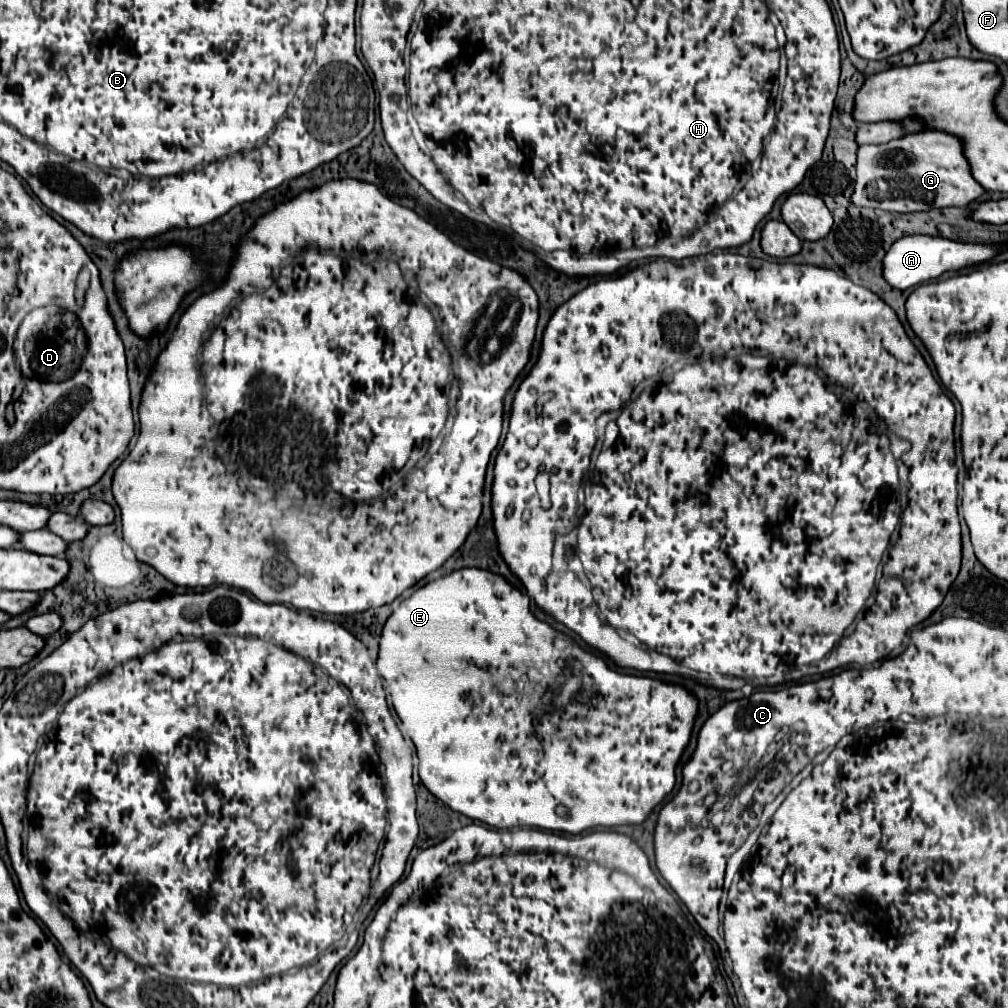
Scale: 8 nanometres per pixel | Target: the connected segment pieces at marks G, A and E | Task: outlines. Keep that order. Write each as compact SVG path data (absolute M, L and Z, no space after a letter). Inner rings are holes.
M926 131L916 133L914 137L902 137L898 141L890 141L884 145L862 145L858 149L858 165L856 165L856 181L852 203L856 207L872 207L890 213L914 213L914 211L930 211L932 207L966 207L978 201L988 193L970 171L970 163L964 155L964 143L960 137L950 135L946 131Z
M908 235L898 239L884 257L884 279L896 289L910 289L914 285L928 283L950 269L962 269L974 263L982 263L992 259L1002 247L998 245L970 245L956 243L942 237L926 237L926 235Z
M468 567L468 569L460 569L460 571L452 571L452 573L450 573L450 575L446 575L446 577L440 577L440 579L436 579L436 581L430 581L430 583L428 583L428 585L424 585L424 587L420 587L420 589L418 589L418 591L414 591L414 593L412 593L412 595L410 595L410 597L408 597L408 599L404 599L404 601L402 601L402 603L400 603L400 607L398 607L398 609L396 609L396 611L394 611L394 613L392 613L392 615L390 615L390 617L388 617L388 621L386 621L386 625L384 625L384 631L382 631L382 637L380 637L380 653L378 653L378 661L376 661L376 665L378 665L378 671L380 671L380 675L382 675L382 677L384 677L384 679L386 679L386 683L388 683L388 689L390 689L390 697L392 697L392 705L394 705L394 709L396 709L396 713L398 713L398 718L399 718L399 722L400 722L400 724L399 724L399 727L400 727L400 729L401 729L401 730L404 730L404 731L406 731L406 735L408 735L408 737L410 737L410 739L412 739L412 743L414 743L414 745L416 745L416 751L418 751L418 759L420 759L420 765L418 765L418 773L420 773L420 779L422 779L422 783L424 783L424 785L426 785L426 789L428 789L428 791L430 791L430 793L432 793L432 795L436 795L436 797L438 797L438 799L440 799L440 801L444 801L444 803L446 803L446 805L448 805L448 807L450 807L450 809L454 809L454 811L458 811L458 813L462 813L462 815L466 815L466 817L470 817L470 819L478 819L478 821L482 821L482 823L486 823L486 825L492 825L492 827L496 827L496 829L512 829L512 827L518 827L518 825L520 825L520 827L522 827L522 825L528 825L528 827L538 827L538 829L548 829L548 831L562 831L562 833L572 833L572 835L576 835L576 833L582 833L582 831L586 831L586 829L592 829L592 827L616 827L616 825L626 825L626 823L628 823L628 825L638 825L638 823L642 823L642 821L644 821L644 819L646 819L646 817L648 817L648 813L650 813L650 811L652 811L652 809L654 809L654 807L656 807L656 805L658 805L658 803L662 803L662 799L664 799L664 797L666 797L666 795L670 795L670 791L672 791L672 789L674 789L674 785L676 785L676 775L674 775L674 769L676 769L676 763L678 763L678 759L680 759L680 755L682 755L682 751L684 751L684 749L686 749L686 745L688 745L688 741L690 741L690 733L692 733L692 725L694 725L694 717L696 717L696 711L698 711L698 701L696 701L696 699L694 699L694 697L692 697L692 695L690 695L690 693L686 693L686 689L682 689L682 687L680 687L680 685L672 685L672 683L662 683L662 681L658 681L658 679L650 679L650 677L636 677L636 675L626 675L626 673L618 673L618 671L612 671L612 669L608 669L608 665L606 665L606 661L604 661L604 659L602 659L602 657L598 657L598 655L592 655L592 653L588 653L588 651L587 651L587 650L584 650L584 649L578 649L578 648L576 648L576 647L578 647L578 645L577 645L577 644L576 644L576 643L575 643L575 642L574 642L574 641L572 641L572 640L571 640L571 639L570 639L570 638L568 638L568 637L567 637L567 636L565 636L565 635L564 635L564 634L563 634L563 633L561 633L561 632L558 632L558 631L556 631L556 630L554 630L554 629L553 629L553 628L552 628L552 627L551 627L551 626L550 626L550 625L549 625L549 624L547 624L547 623L542 623L542 621L538 621L538 619L536 619L536 617L534 617L534 615L532 615L532 611L530 611L530 599L528 599L528 595L524 595L524 593L520 593L520 591L518 591L518 589L514 589L514 587L512 587L512 585L510 585L510 583L506 583L506 581L504 581L504 579L500 579L500 577L498 577L498 575L494 575L494 573L490 573L490 571L482 571L482 569L470 569L470 567ZM568 655L572 655L572 657L576 657L576 659L578 659L578 661L580 661L580 665L582 665L582 671L584 671L584 677L583 677L583 683L584 683L584 684L586 684L586 685L596 685L596 689L594 689L594 693L592 693L592 699L590 699L590 703L588 703L588 705L584 705L584 703L582 703L582 701L581 701L581 700L580 700L580 697L579 697L579 696L577 696L577 697L576 697L576 698L575 698L575 699L574 699L574 700L573 700L573 701L574 701L574 702L571 702L571 703L569 703L569 704L567 704L567 705L565 705L565 706L562 706L562 707L561 707L561 710L557 710L557 711L556 711L556 710L552 710L552 709L555 709L555 708L556 708L556 707L555 707L555 705L554 705L554 703L548 703L548 704L545 704L545 705L544 705L544 704L542 704L542 703L540 703L540 699L542 699L542 697L544 697L544 694L545 694L545 693L552 693L552 694L554 694L554 695L556 695L556 694L557 694L557 693L558 693L558 692L559 692L559 689L560 689L560 686L559 686L559 685L558 685L558 677L564 677L564 675L566 675L566 677L572 677L572 671L570 671L570 669L566 669L566 657L568 657ZM541 711L544 711L544 712L545 712L545 715L544 715L544 716L543 716L543 717L541 717L541 718L540 718L540 719L539 719L539 720L537 720L537 715L538 715L538 713L539 713L539 712L541 712ZM558 805L564 805L564 807L568 807L568 817L560 817L560 815L558 815L558 813L556 813L556 807L558 807Z

